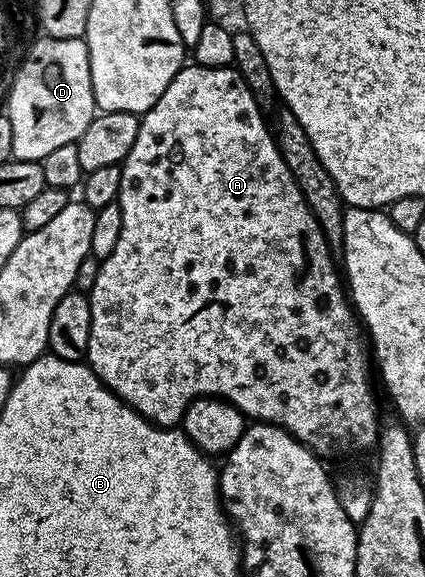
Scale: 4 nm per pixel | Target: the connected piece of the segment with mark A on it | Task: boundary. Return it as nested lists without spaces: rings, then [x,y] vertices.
[[[183,66],[175,74],[173,81],[163,90],[159,102],[151,106],[149,111],[141,116],[139,126],[139,138],[135,138],[135,146],[127,154],[124,164],[121,165],[123,182],[117,195],[117,202],[123,214],[123,230],[119,230],[119,242],[115,242],[115,250],[107,259],[100,261],[95,286],[88,292],[89,305],[91,306],[91,338],[89,339],[89,355],[87,363],[93,369],[93,373],[99,377],[104,384],[117,395],[125,404],[131,405],[135,411],[143,418],[147,418],[152,424],[159,425],[160,428],[171,428],[180,425],[181,419],[185,416],[185,411],[189,408],[192,400],[199,400],[203,396],[212,396],[233,404],[250,421],[262,424],[278,424],[280,428],[288,430],[292,436],[303,446],[307,446],[319,458],[325,456],[353,456],[356,452],[365,452],[369,447],[376,445],[379,440],[379,423],[377,424],[377,400],[373,397],[373,384],[369,381],[369,368],[371,372],[371,356],[367,351],[366,341],[363,339],[363,332],[360,327],[353,328],[355,324],[355,312],[347,299],[346,289],[343,287],[342,277],[333,269],[334,257],[329,251],[329,243],[325,240],[325,235],[321,233],[321,228],[317,224],[317,219],[311,214],[291,170],[283,162],[283,158],[277,149],[277,142],[273,139],[273,134],[267,120],[261,117],[262,105],[259,103],[252,90],[247,86],[247,82],[241,77],[241,73],[236,67],[228,68],[203,68],[200,66]]]

